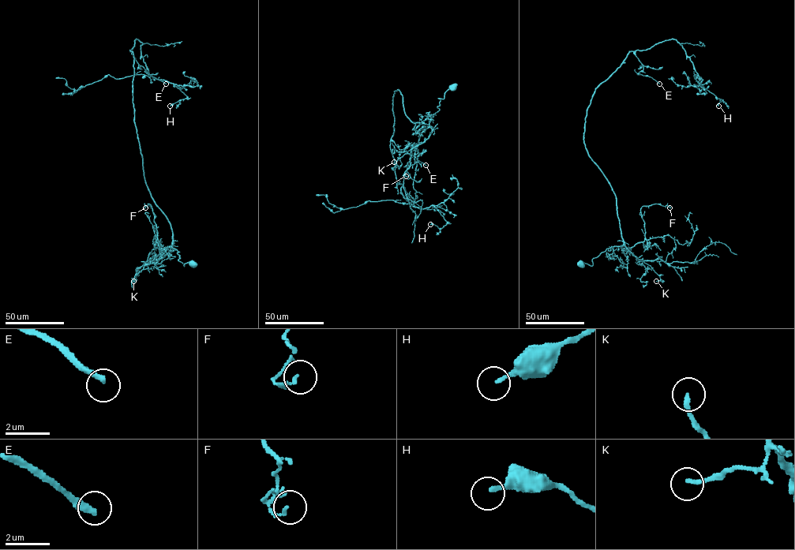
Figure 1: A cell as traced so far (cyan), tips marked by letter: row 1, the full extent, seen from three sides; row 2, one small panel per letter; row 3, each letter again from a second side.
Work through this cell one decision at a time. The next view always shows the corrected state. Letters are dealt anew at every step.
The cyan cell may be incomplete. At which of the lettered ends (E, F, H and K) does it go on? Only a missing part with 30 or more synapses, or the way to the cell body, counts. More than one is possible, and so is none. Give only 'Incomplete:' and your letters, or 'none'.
Incomplete: E

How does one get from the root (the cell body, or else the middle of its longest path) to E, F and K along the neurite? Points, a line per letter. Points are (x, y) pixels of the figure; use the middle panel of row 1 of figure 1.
E: (453, 87), (438, 98), (433, 129), (406, 115), (394, 91), (391, 139), (425, 165)
F: (453, 87), (445, 92), (443, 99), (438, 98), (439, 110), (421, 132), (417, 151), (411, 148), (406, 176)
K: (453, 87), (443, 99), (438, 98), (439, 110), (429, 120), (430, 136), (399, 158), (395, 166), (394, 162)

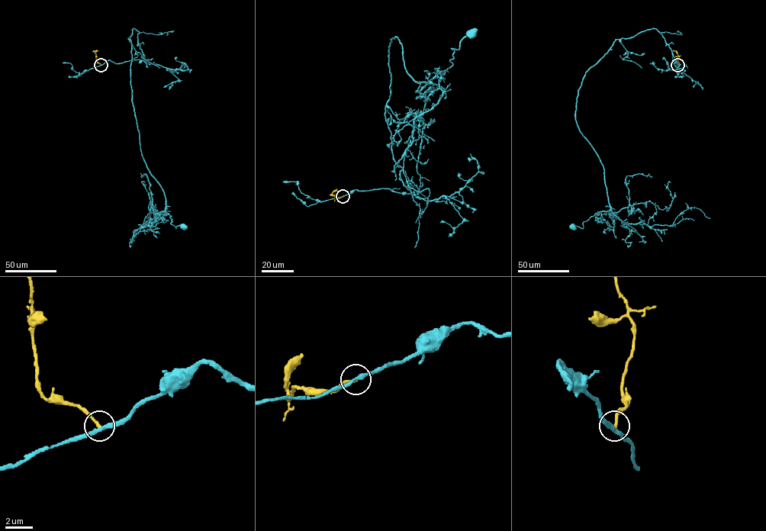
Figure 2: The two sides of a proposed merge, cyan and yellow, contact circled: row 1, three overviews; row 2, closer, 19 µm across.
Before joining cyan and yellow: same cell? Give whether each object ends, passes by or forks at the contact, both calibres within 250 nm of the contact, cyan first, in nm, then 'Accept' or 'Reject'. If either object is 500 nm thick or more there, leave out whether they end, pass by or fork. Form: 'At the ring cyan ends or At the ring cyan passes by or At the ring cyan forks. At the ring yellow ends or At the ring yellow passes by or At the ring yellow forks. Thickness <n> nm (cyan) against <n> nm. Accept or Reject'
At the ring cyan passes by. At the ring yellow ends. Thickness 280 nm (cyan) against 220 nm. Reject

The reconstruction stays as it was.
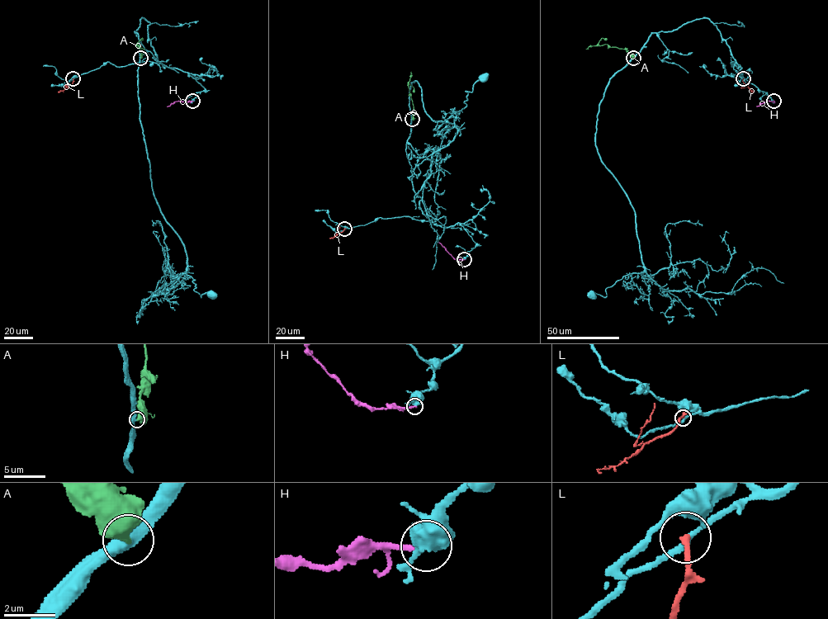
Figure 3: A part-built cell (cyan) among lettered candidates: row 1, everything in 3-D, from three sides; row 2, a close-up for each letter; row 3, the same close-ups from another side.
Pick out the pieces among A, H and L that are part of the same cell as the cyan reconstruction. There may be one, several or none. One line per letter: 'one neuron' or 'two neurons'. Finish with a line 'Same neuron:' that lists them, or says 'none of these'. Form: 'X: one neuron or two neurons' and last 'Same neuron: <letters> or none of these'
A: one neuron
H: two neurons
L: two neurons
Same neuron: A

